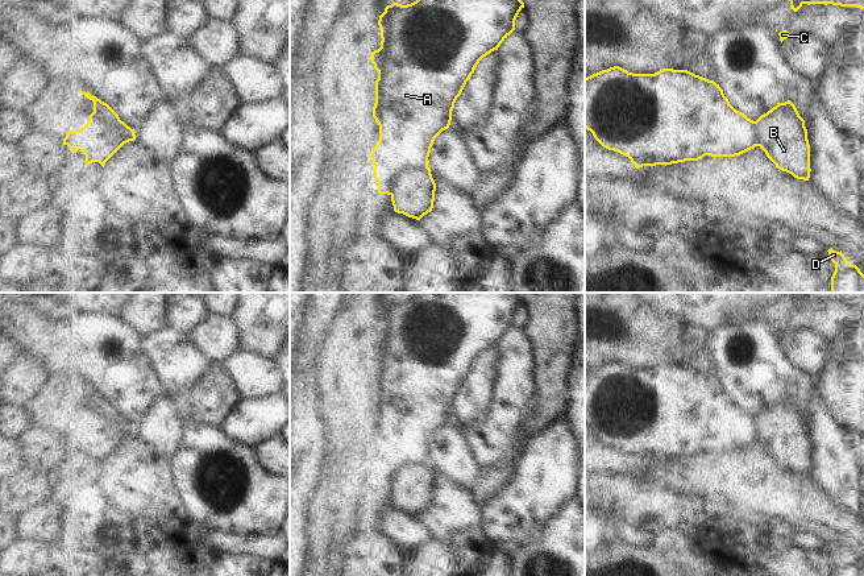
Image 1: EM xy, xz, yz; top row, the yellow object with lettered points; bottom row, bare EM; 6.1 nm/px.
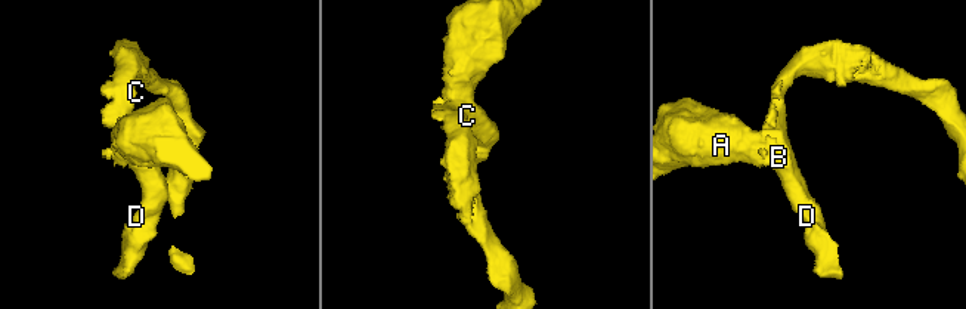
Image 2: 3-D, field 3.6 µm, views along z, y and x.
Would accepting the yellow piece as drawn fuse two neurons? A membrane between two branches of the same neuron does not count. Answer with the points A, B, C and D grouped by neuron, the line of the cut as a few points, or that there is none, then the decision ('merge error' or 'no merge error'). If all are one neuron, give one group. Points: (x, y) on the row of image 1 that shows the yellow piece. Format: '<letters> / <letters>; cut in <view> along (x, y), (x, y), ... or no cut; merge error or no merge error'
A / B C D; cut in xz along (427, 166), (404, 170), (395, 181), (394, 190), (390, 194); merge error

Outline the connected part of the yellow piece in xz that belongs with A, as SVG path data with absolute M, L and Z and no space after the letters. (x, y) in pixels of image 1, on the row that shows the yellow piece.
M416 0L402 5L392 3L379 16L381 47L371 53L371 63L378 71L373 117L379 125L379 140L371 150L373 177L378 194L391 195L395 181L403 171L427 169L435 138L449 128L452 111L466 82L479 61L515 30L515 20L524 8L522 0Z

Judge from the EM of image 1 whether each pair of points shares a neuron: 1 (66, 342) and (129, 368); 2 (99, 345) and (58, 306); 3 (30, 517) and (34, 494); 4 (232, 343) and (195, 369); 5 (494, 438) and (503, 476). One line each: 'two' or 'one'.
1: one
2: two
3: two
4: two
5: two

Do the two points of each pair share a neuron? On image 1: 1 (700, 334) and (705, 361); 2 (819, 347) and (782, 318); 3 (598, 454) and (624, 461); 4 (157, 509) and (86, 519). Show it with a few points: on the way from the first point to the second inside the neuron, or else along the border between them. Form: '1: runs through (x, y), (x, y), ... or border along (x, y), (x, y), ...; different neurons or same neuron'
1: runs through (700, 340), (701, 355); same neuron
2: border along (813, 328), (790, 330); different neurons
3: runs through (605, 459), (618, 461); same neuron
4: runs through (140, 498), (107, 498), (103, 502); same neuron

